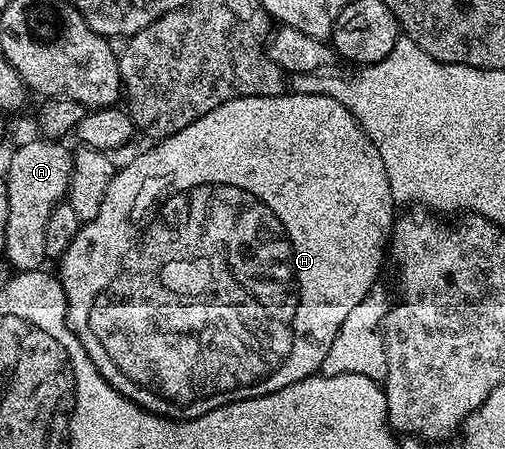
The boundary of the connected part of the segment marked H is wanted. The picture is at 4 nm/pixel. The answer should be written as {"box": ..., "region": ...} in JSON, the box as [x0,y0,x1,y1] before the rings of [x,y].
{"box":[59,91,395,421],"region":[[[286,91],[277,97],[236,97],[219,107],[215,111],[207,111],[191,127],[183,127],[170,137],[162,137],[156,142],[154,149],[133,157],[125,166],[118,168],[113,174],[111,183],[107,187],[107,195],[103,195],[103,203],[99,207],[99,215],[95,215],[93,221],[82,224],[80,231],[71,239],[67,251],[59,259],[61,273],[59,280],[65,298],[69,304],[69,326],[74,335],[83,343],[87,355],[91,355],[91,363],[127,399],[134,401],[139,407],[143,407],[148,413],[158,413],[160,417],[171,417],[174,421],[190,421],[199,415],[207,415],[207,411],[215,411],[215,407],[223,407],[232,401],[251,399],[259,395],[271,395],[271,391],[279,391],[283,387],[291,387],[291,383],[299,383],[299,379],[307,379],[314,376],[320,370],[323,359],[327,359],[327,351],[331,351],[331,343],[335,343],[335,335],[339,327],[343,327],[343,319],[358,305],[378,284],[377,276],[381,273],[381,264],[387,261],[387,246],[393,236],[393,223],[395,220],[395,202],[391,195],[391,187],[387,183],[387,171],[383,167],[383,159],[379,159],[379,151],[373,140],[366,135],[363,127],[353,118],[353,113],[343,107],[343,103],[335,103],[327,95],[315,95],[314,93],[295,93]]]}

